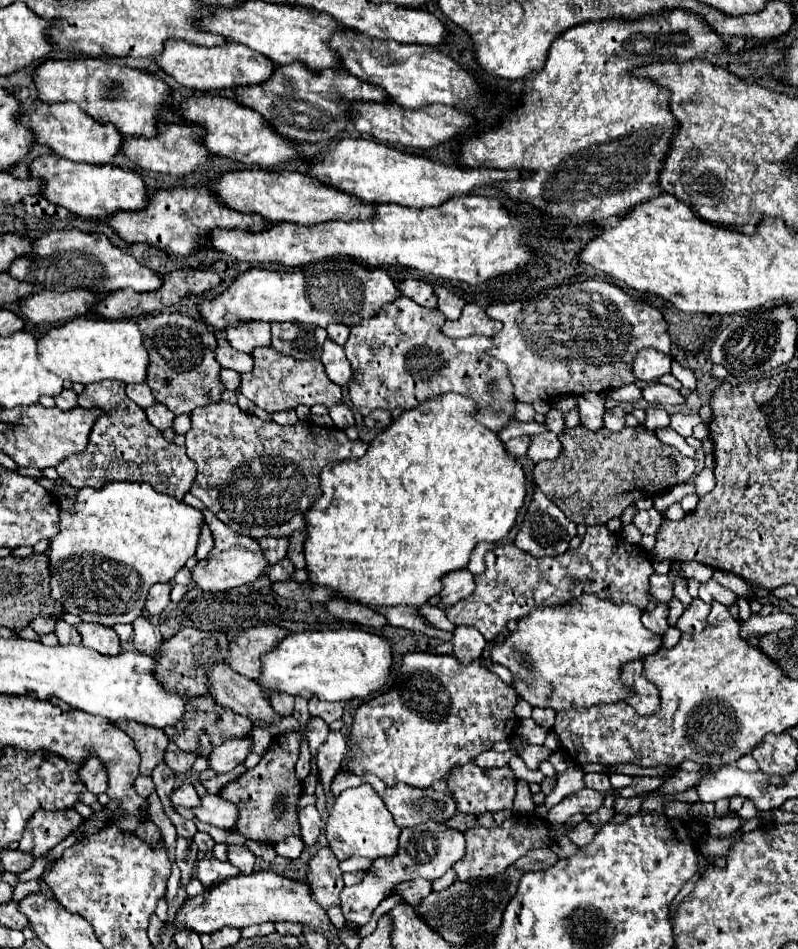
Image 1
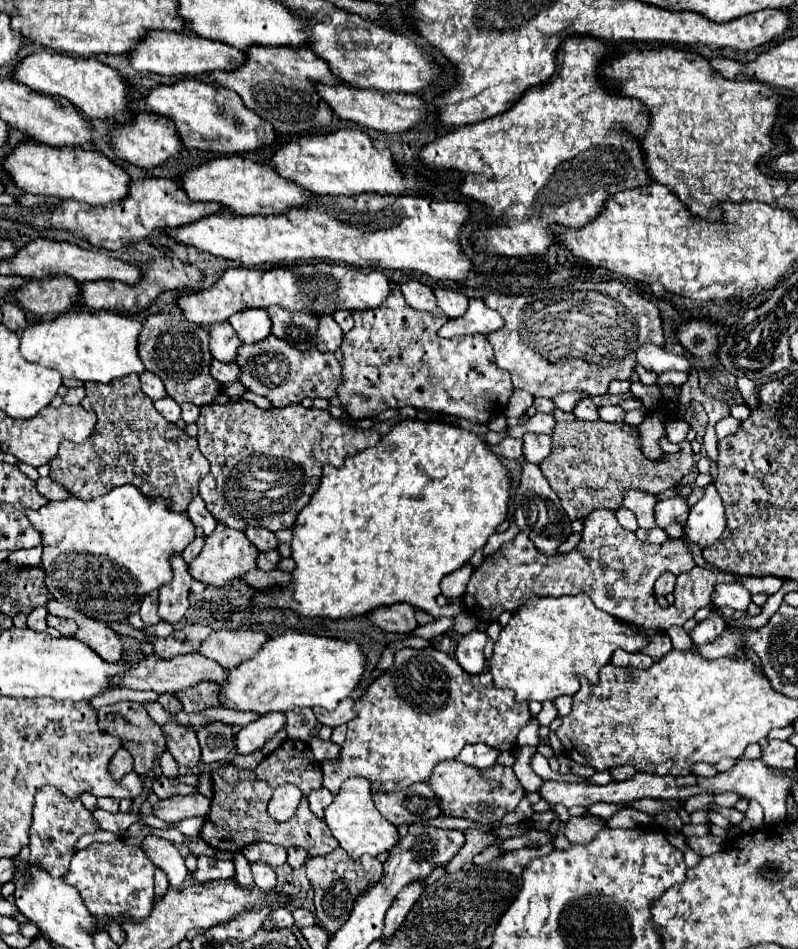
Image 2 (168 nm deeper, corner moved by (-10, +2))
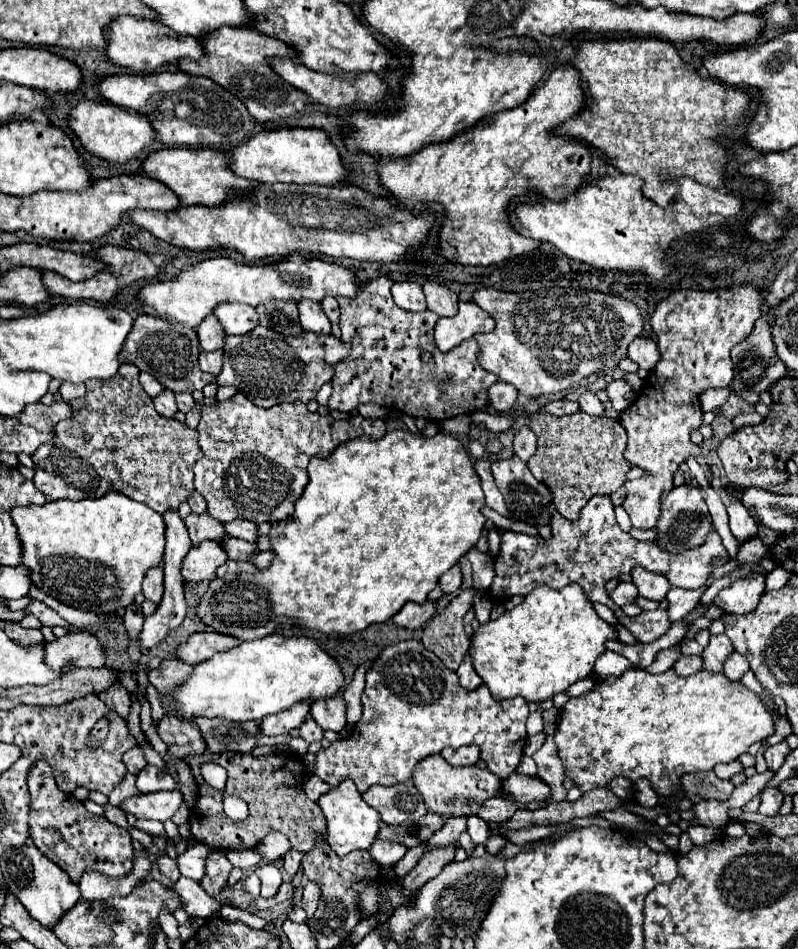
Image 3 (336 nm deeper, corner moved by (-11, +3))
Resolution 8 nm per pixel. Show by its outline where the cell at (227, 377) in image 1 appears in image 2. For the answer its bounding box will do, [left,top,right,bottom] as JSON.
[211,360,239,384]

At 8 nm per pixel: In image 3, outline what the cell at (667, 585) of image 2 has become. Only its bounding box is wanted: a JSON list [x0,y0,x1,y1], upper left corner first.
[630,567,670,601]

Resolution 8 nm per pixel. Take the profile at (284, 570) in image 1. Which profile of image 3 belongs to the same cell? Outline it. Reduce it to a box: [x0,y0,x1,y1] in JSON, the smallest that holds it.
[220,535,256,561]

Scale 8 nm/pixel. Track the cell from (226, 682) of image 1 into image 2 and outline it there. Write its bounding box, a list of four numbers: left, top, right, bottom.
[123,654,227,694]

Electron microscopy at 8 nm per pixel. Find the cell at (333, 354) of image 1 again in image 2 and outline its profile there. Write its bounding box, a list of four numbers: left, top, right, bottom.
[317,316,343,354]

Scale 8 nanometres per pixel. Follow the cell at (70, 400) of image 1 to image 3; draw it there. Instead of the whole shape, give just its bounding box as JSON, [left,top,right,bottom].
[60,381,86,401]

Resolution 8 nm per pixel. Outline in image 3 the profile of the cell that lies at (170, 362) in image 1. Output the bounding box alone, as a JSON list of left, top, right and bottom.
[118,315,214,393]

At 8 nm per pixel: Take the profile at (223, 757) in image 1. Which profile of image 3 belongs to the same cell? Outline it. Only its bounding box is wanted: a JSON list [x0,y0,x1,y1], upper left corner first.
[260,699,312,735]

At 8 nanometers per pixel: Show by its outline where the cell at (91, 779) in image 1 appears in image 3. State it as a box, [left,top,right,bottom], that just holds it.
[124,747,146,773]

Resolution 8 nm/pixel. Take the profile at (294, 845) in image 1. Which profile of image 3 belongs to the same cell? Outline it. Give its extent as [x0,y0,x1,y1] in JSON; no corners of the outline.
[284,851,302,875]

